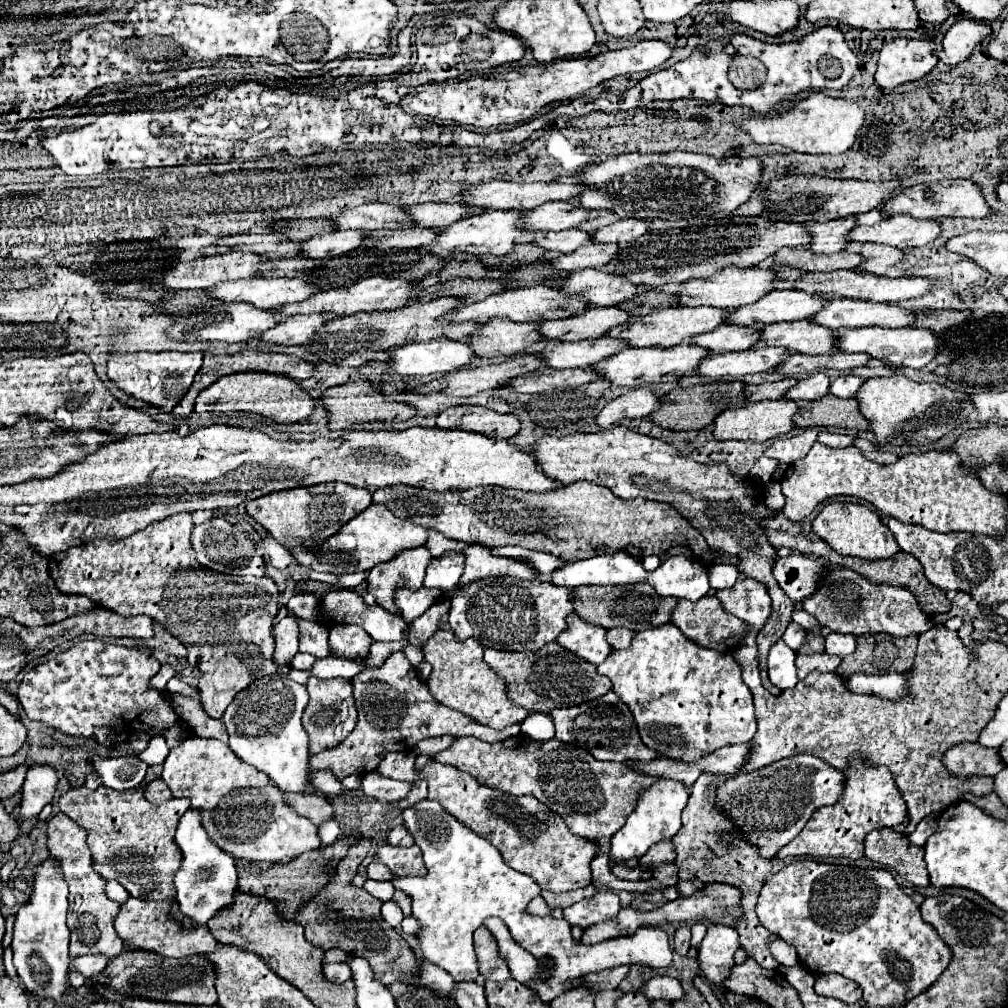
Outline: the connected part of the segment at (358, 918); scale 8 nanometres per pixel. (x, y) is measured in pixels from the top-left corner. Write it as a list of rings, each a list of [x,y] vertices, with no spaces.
[[[362,838],[360,842],[356,842],[350,848],[348,856],[340,862],[340,868],[334,874],[334,880],[330,880],[318,892],[318,896],[310,898],[306,904],[300,906],[298,914],[294,916],[294,922],[302,924],[306,940],[310,944],[318,946],[320,950],[340,948],[350,956],[360,956],[360,958],[368,960],[368,964],[374,972],[374,978],[378,982],[392,984],[398,980],[398,982],[408,984],[410,976],[416,972],[416,968],[414,968],[416,956],[408,948],[406,940],[380,918],[382,900],[374,898],[364,888],[352,886],[352,878],[354,878],[360,862],[368,854],[368,846],[370,846],[370,840]]]

